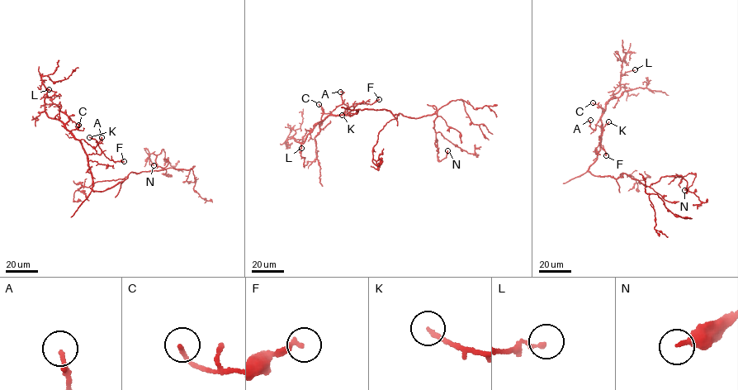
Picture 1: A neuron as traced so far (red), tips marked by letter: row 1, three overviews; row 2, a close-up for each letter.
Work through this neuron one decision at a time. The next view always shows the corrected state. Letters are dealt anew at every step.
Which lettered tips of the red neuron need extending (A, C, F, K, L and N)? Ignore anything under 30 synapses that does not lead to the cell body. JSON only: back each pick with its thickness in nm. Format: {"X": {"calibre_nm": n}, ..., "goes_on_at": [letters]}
{"goes_on_at": []}

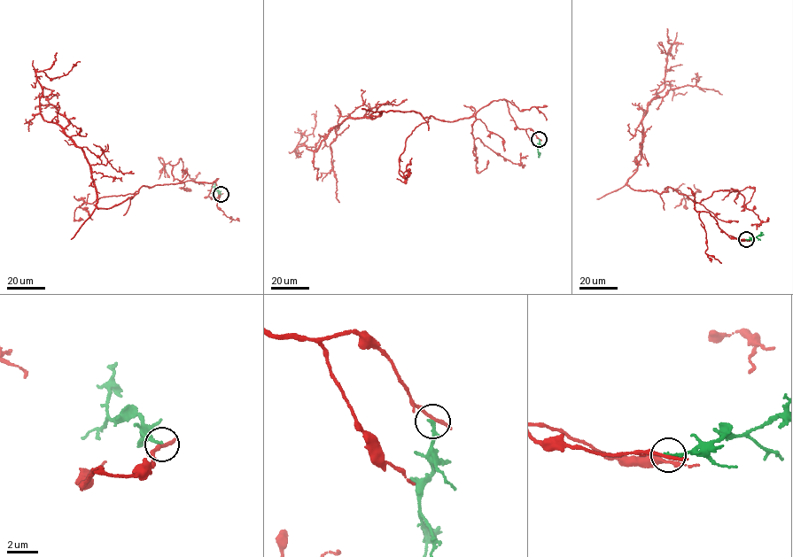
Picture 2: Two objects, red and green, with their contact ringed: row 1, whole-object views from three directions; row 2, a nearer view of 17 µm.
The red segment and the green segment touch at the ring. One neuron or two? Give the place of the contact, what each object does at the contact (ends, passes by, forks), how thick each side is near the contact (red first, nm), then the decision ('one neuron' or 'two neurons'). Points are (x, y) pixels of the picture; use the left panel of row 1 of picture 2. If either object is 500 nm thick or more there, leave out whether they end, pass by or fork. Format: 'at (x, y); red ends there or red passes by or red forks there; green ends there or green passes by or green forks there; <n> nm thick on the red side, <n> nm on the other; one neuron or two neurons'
at (221, 194); red passes by; green ends there; 200 nm thick on the red side, 240 nm on the other; two neurons

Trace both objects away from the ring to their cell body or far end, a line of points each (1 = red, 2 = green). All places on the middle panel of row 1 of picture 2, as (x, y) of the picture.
1: (539, 139), (499, 99), (449, 122), (412, 111), (349, 117), (317, 150), (294, 149), (315, 111)
2: (539, 139), (539, 158)

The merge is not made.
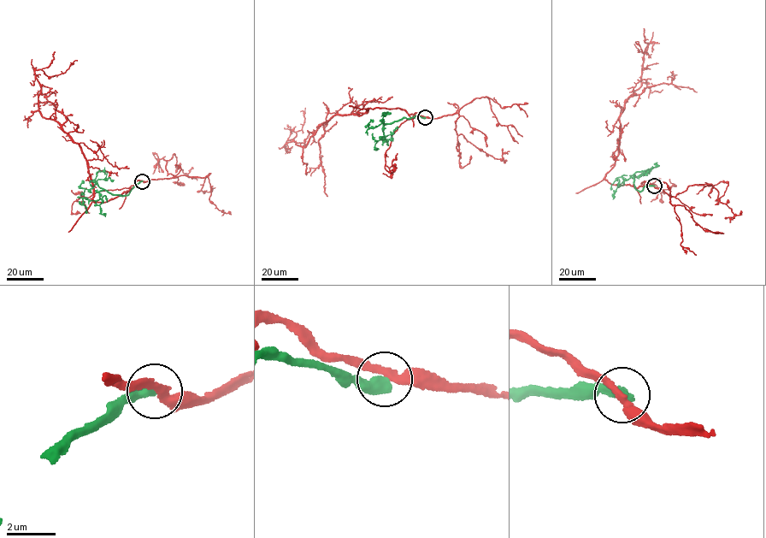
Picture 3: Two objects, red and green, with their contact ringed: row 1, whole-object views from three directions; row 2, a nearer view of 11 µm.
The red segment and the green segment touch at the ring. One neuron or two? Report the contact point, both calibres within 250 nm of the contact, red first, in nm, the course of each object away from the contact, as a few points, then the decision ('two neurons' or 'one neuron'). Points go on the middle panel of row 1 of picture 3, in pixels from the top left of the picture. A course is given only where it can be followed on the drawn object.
place (425, 117); calibres 320 and 460 nm; course red (425, 117), (397, 108), (368, 108), (333, 116), (306, 145), (284, 144), (301, 129), (304, 108); course green (425, 117), (403, 118), (384, 124), (382, 121), (374, 127), (368, 127), (368, 122), (373, 121); two neurons

